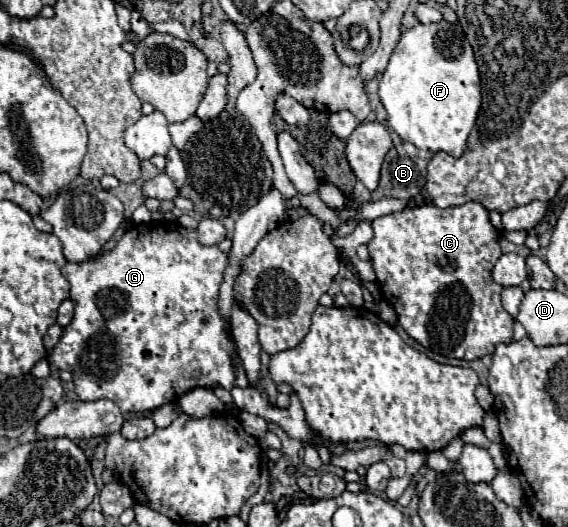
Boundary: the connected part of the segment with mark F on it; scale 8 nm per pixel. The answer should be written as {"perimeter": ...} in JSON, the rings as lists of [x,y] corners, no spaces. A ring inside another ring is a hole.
{"perimeter":[[[441,20],[437,24],[417,24],[401,34],[397,48],[393,50],[387,68],[383,70],[379,82],[379,98],[387,110],[387,124],[407,142],[417,148],[431,152],[447,152],[451,156],[461,156],[465,152],[467,136],[475,124],[479,106],[481,106],[481,84],[479,70],[471,50],[471,44],[465,38],[465,32],[459,24]]]}

